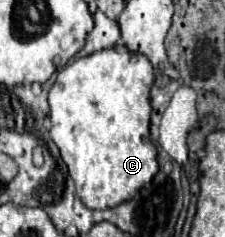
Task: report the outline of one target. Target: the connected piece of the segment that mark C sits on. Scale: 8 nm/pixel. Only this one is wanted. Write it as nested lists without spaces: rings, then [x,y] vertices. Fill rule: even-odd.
[[[114,46],[114,48],[106,48],[106,50],[100,50],[100,52],[94,52],[90,56],[84,56],[84,58],[76,58],[72,64],[68,64],[66,68],[60,70],[60,74],[56,76],[56,82],[48,94],[48,102],[50,102],[50,120],[52,120],[52,128],[50,128],[50,138],[54,140],[54,144],[60,148],[60,156],[64,160],[64,164],[68,166],[68,172],[70,172],[70,178],[74,180],[76,184],[76,196],[82,200],[84,206],[88,208],[98,208],[98,210],[106,210],[106,208],[114,208],[122,202],[128,202],[134,198],[134,194],[154,178],[154,174],[158,172],[158,160],[156,160],[156,148],[150,140],[150,112],[152,112],[152,106],[150,106],[150,86],[154,82],[154,70],[152,70],[152,64],[150,60],[144,56],[144,54],[138,54],[138,52],[130,52],[126,46]]]

